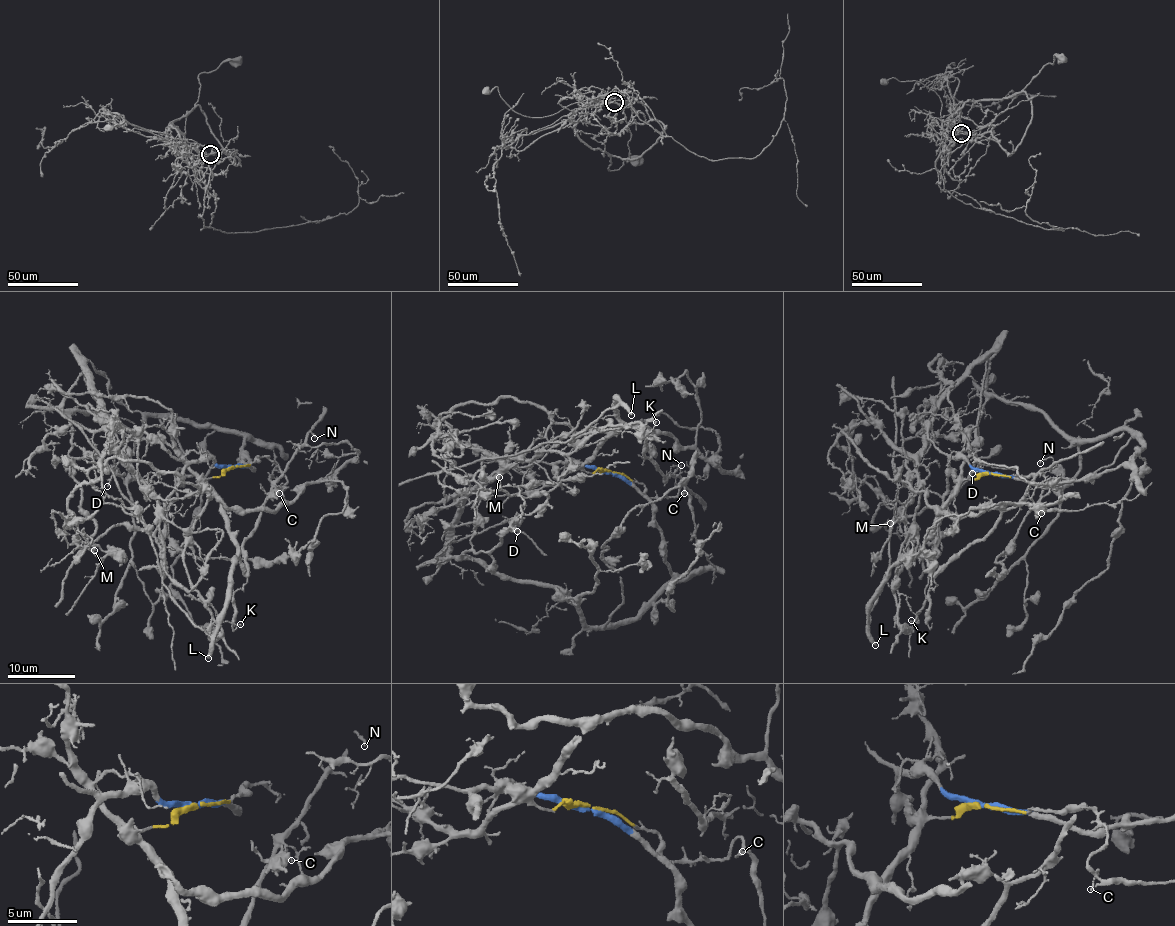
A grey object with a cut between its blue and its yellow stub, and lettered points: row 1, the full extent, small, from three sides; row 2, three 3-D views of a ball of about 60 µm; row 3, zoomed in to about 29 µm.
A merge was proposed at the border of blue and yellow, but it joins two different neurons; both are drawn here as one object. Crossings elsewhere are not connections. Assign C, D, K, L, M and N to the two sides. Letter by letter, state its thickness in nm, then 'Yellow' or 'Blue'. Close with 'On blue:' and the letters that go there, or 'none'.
C: Thickness 100 nm. Yellow
D: Thickness 130 nm. Blue
K: Thickness 130 nm. Blue
L: Thickness 340 nm. Yellow
M: Thickness 140 nm. Blue
N: Thickness 150 nm. Yellow
On blue: D, K, M

